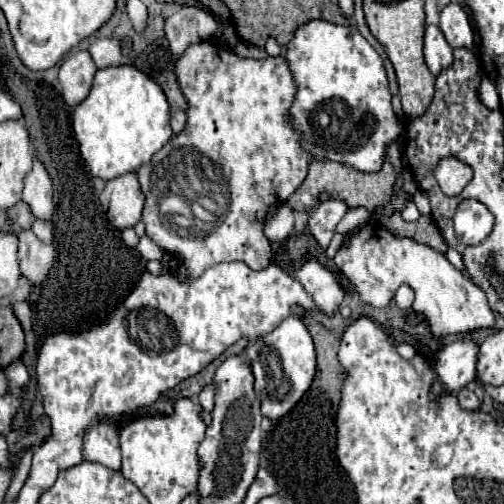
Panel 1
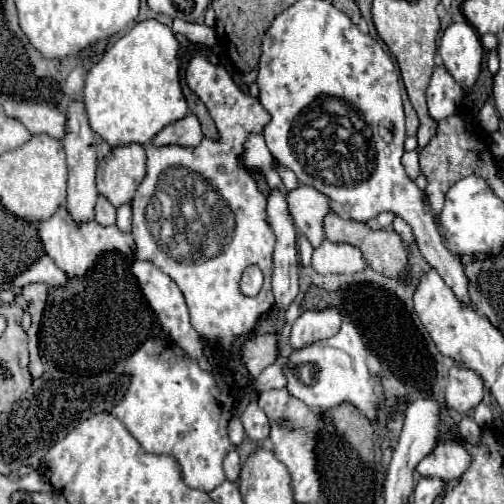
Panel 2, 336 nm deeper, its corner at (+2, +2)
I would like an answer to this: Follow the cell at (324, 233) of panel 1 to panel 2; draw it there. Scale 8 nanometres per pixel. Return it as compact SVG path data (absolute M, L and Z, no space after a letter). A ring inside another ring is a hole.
M299 185L297 189L289 191L287 201L291 215L295 215L297 229L309 239L313 247L319 247L319 243L325 239L323 219L331 213L331 201L321 191L307 185Z

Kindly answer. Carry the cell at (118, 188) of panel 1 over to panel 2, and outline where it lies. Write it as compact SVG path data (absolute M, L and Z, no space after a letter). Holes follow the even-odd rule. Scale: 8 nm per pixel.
M131 143L131 145L121 145L121 147L113 147L109 155L105 155L99 161L97 167L97 189L101 195L105 195L115 207L129 203L137 191L137 185L143 181L145 177L145 149L139 143Z

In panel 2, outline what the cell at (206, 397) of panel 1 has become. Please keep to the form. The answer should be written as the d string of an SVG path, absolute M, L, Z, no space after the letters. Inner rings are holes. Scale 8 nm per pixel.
M233 449L225 461L223 461L223 469L225 469L225 477L229 481L237 481L239 479L239 469L241 469L241 461L239 461L239 453Z

